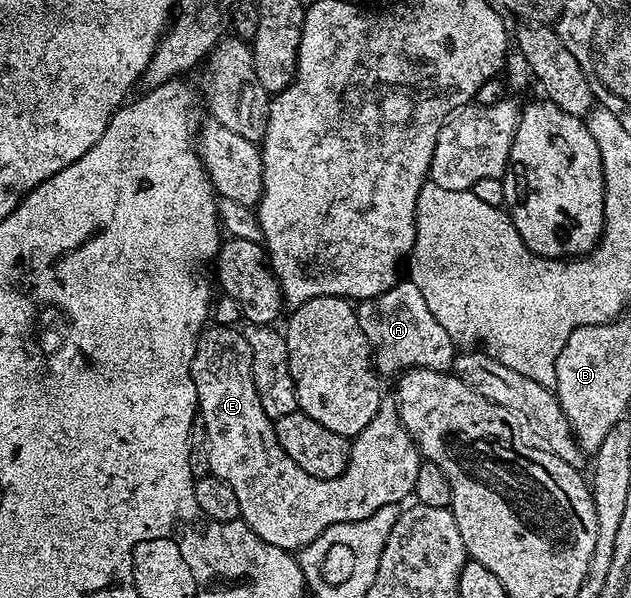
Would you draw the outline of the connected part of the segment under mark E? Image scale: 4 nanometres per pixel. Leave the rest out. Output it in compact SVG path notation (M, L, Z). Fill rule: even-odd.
M223 324L204 327L199 333L193 354L191 377L199 399L197 412L205 422L207 431L210 475L221 478L221 482L229 482L229 487L237 494L239 515L243 523L248 524L265 542L278 548L298 550L329 530L329 526L369 518L369 514L381 510L381 506L403 504L406 496L410 497L414 493L417 470L421 463L419 447L405 430L394 399L380 399L373 422L369 422L369 426L365 426L365 430L361 430L351 440L351 457L343 473L337 478L322 480L305 474L305 470L301 470L301 466L297 466L297 462L293 462L293 458L281 450L274 423L265 414L265 410L261 410L261 398L257 398L257 390L253 386L249 342L245 342L238 327Z

